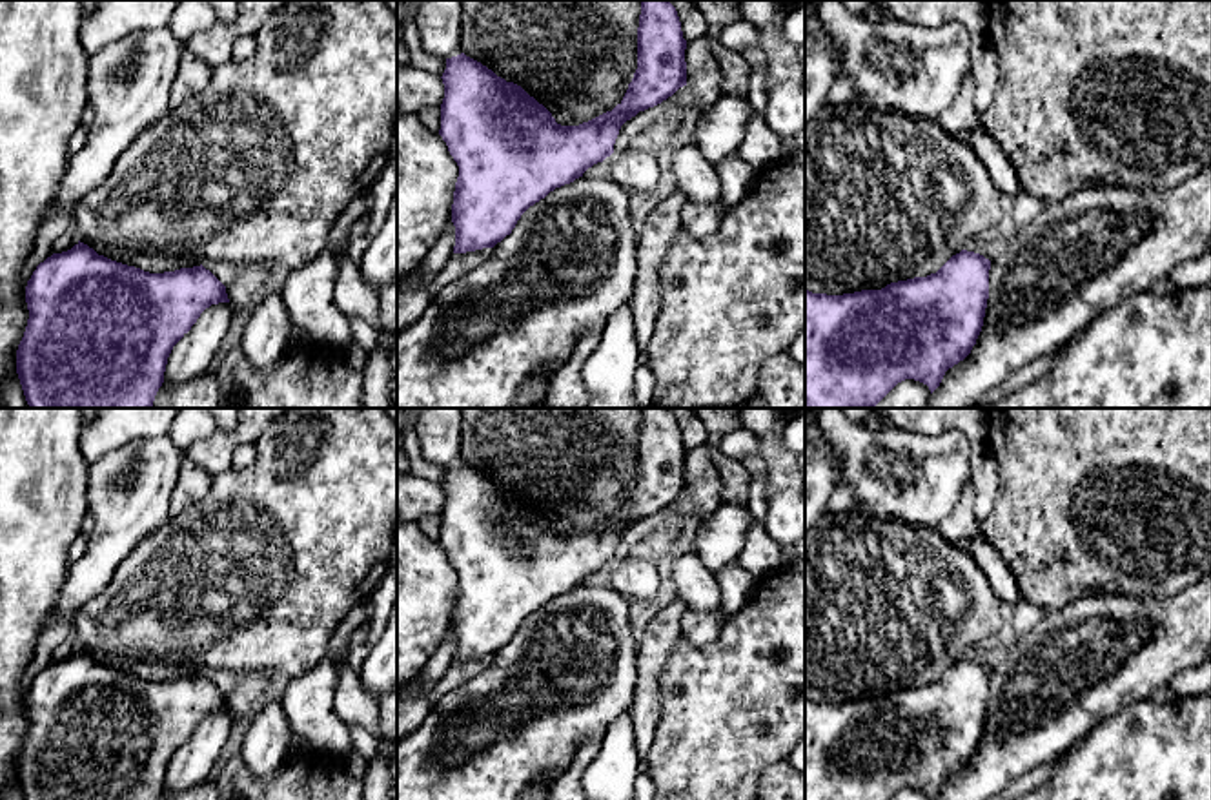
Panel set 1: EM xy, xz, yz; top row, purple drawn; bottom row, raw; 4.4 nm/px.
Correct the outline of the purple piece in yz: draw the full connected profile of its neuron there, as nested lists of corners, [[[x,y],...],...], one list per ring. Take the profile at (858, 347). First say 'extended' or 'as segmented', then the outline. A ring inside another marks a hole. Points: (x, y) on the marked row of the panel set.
as segmented; [[[962,250],[936,273],[890,282],[881,290],[861,290],[843,295],[812,293],[805,290],[805,408],[874,408],[898,383],[905,379],[914,379],[927,385],[932,394],[940,386],[945,372],[963,361],[976,344],[989,299],[989,270],[989,259],[980,253]]]

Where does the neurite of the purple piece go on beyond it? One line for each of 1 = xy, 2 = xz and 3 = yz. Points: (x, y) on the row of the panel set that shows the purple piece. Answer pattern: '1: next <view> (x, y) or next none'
1: next none
2: next none
3: next none

